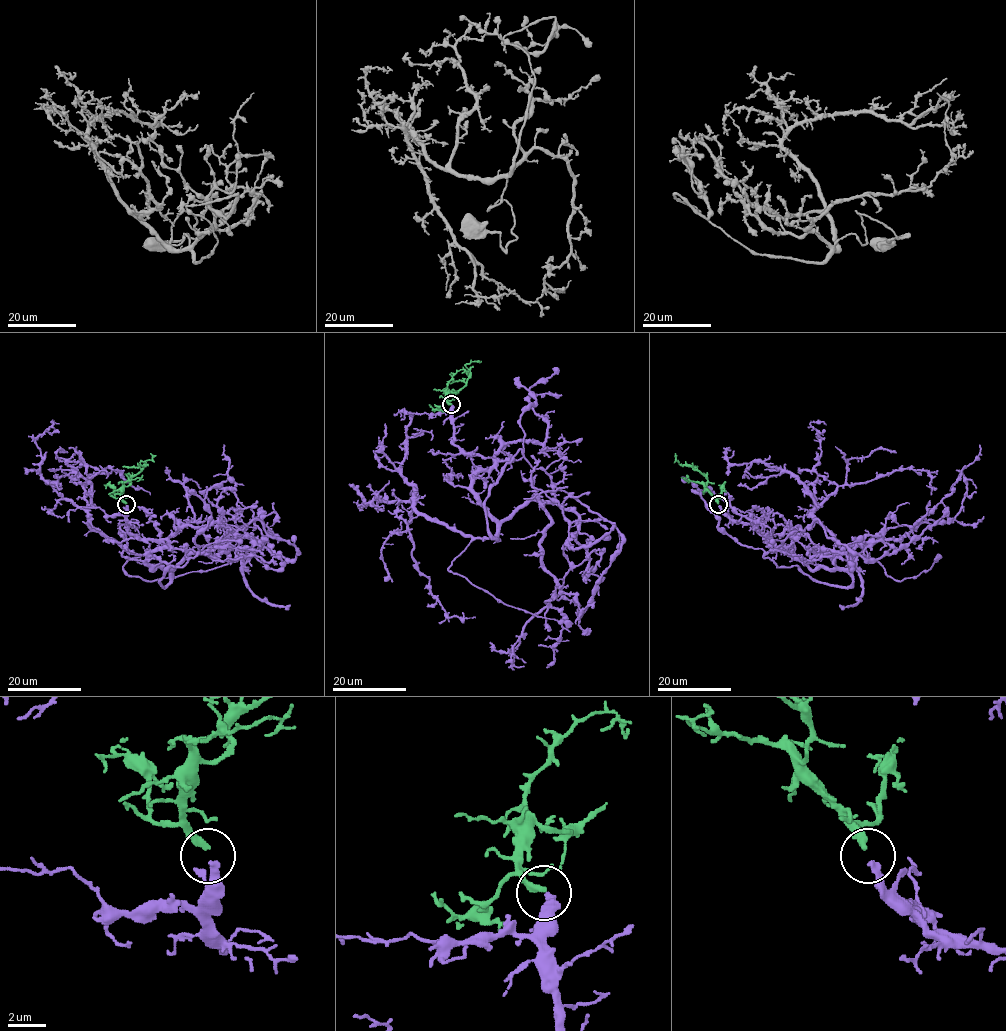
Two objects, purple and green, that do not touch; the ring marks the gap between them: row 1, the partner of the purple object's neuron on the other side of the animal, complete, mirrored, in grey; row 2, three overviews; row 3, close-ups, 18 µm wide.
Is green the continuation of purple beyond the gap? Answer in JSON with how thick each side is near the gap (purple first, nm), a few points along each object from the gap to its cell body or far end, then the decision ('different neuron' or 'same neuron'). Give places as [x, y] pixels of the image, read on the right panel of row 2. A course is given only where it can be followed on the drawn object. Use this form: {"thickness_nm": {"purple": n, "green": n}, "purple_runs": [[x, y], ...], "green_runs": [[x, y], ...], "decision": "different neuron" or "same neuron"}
{"thickness_nm": {"purple": 360, "green": 380}, "purple_runs": [[718, 506], [812, 569], [848, 569], [852, 556], [813, 514], [839, 486], [908, 468], [931, 478], [931, 494]], "green_runs": [[717, 504], [705, 486], [707, 479], [692, 467], [681, 465], [675, 455]], "decision": "same neuron"}

